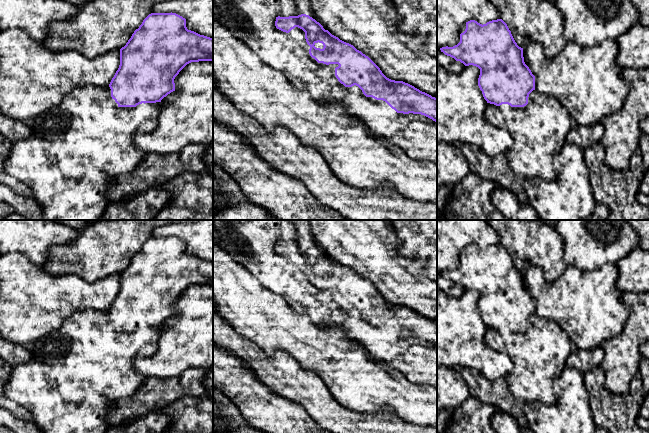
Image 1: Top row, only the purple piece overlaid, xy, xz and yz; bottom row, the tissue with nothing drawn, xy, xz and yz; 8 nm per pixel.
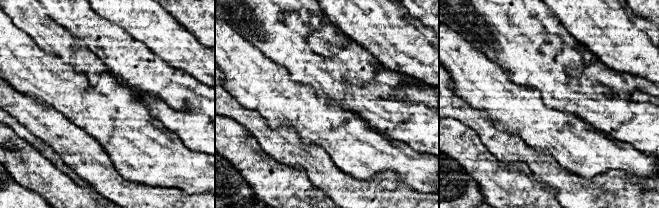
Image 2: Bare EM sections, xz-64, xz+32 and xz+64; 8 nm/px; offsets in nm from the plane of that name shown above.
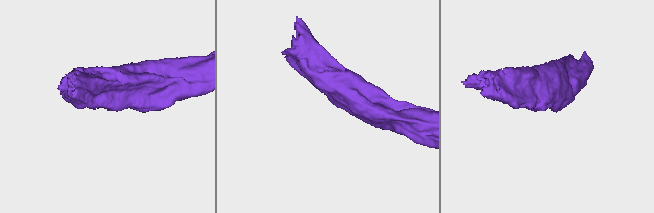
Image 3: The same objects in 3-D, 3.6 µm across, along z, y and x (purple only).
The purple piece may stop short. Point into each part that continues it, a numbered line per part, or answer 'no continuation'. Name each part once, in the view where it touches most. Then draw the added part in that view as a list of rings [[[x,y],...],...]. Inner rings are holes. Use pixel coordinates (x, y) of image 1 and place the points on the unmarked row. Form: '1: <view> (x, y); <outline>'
1: xz (381, 327); [[[367,321],[367,322],[368,322],[368,324],[372,325],[372,326],[374,326],[376,328],[378,328],[380,331],[384,331],[384,332],[390,334],[391,336],[397,337],[385,325],[383,325],[383,324],[376,324],[376,323],[372,322],[372,321]]]

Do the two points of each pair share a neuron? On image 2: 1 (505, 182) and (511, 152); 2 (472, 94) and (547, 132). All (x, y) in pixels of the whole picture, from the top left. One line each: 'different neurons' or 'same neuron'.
1: different neurons
2: same neuron

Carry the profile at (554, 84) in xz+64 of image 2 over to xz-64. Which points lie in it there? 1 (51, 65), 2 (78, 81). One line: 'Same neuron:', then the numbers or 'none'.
Same neuron: none

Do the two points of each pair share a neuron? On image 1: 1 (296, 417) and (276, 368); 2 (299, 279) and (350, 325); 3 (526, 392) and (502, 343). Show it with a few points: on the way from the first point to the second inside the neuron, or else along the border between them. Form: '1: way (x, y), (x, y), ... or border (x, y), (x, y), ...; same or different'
1: border (268, 388), (285, 398), (298, 402), (308, 413); different
2: way (310, 292), (337, 317); same
3: way (526, 379), (526, 365), (515, 354); same

